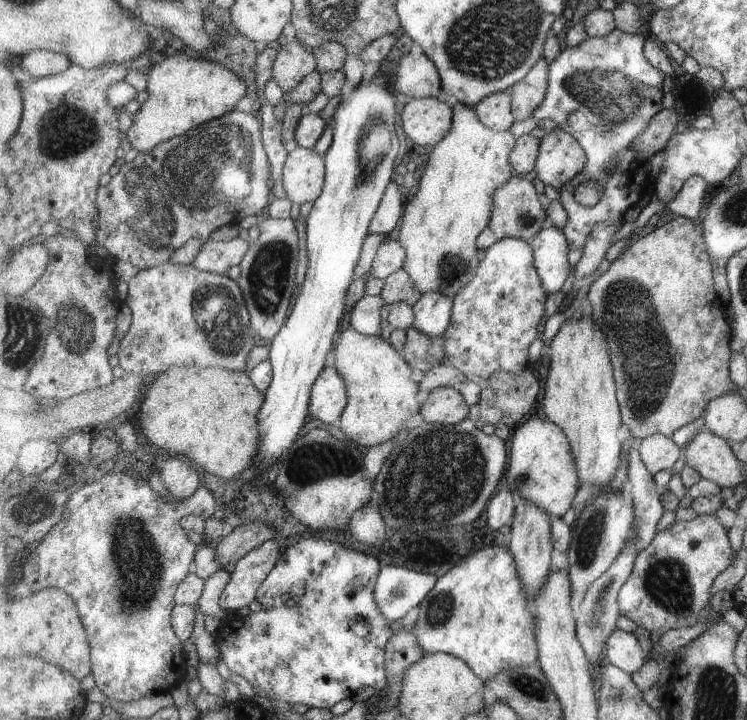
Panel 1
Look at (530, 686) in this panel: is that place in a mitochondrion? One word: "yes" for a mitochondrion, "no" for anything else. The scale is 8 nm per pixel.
yes

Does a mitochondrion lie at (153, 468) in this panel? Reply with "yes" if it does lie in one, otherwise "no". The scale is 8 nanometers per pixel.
no

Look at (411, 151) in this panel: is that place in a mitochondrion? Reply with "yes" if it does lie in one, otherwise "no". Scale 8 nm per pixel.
no

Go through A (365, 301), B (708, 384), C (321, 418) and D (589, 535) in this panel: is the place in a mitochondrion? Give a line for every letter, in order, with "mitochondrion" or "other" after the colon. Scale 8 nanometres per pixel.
A: other
B: other
C: other
D: mitochondrion

